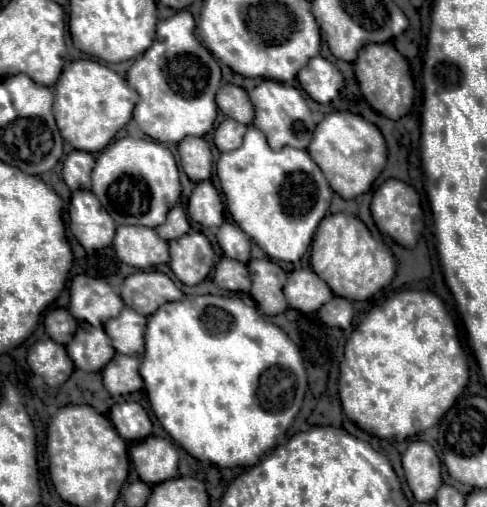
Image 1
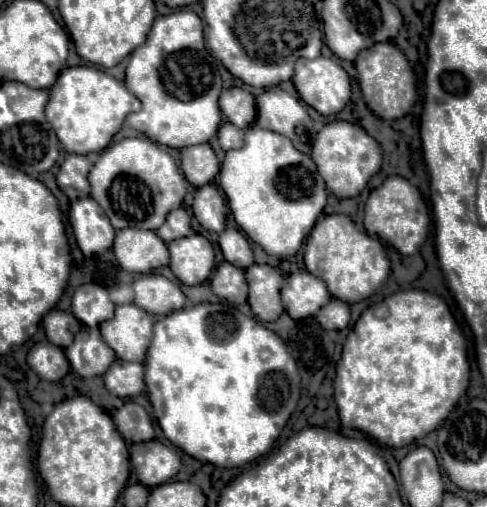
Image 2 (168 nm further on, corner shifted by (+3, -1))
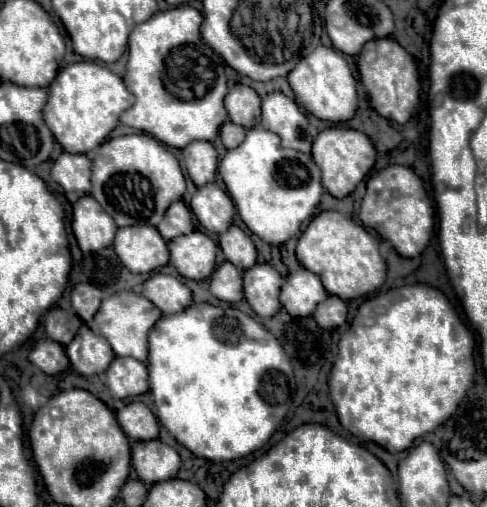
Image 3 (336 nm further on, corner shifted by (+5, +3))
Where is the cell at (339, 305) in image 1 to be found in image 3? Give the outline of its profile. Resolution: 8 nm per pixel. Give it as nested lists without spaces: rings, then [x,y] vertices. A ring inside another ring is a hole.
[[[327,297],[317,305],[313,317],[321,329],[337,329],[347,321],[347,305],[339,297]]]

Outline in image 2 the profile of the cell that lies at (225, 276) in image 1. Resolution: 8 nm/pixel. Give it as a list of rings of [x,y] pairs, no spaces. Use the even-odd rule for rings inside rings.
[[[223,261],[211,279],[213,293],[221,299],[227,299],[231,303],[245,303],[247,301],[247,281],[245,273],[237,269],[235,265]]]

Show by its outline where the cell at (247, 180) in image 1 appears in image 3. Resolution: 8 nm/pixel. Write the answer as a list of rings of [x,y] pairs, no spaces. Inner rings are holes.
[[[263,127],[249,129],[243,145],[227,151],[219,173],[247,229],[271,245],[297,235],[297,225],[301,229],[301,223],[311,219],[323,195],[321,173],[313,157],[281,147],[281,137]]]

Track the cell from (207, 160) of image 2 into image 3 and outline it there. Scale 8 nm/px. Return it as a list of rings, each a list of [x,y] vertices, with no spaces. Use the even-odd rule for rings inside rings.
[[[193,141],[183,149],[183,159],[185,159],[185,169],[191,177],[191,181],[197,187],[203,187],[209,181],[215,181],[217,173],[217,151],[209,141]]]

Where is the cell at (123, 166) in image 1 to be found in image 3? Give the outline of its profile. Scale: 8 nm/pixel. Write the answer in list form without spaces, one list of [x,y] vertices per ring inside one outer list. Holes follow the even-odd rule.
[[[145,133],[105,141],[93,159],[91,183],[91,195],[119,227],[159,225],[169,205],[185,193],[185,177],[177,157]]]

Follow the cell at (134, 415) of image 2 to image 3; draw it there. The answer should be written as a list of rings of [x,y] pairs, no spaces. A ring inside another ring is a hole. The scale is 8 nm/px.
[[[141,401],[127,403],[121,411],[117,411],[117,421],[131,439],[151,441],[159,437],[159,423],[151,409]]]

